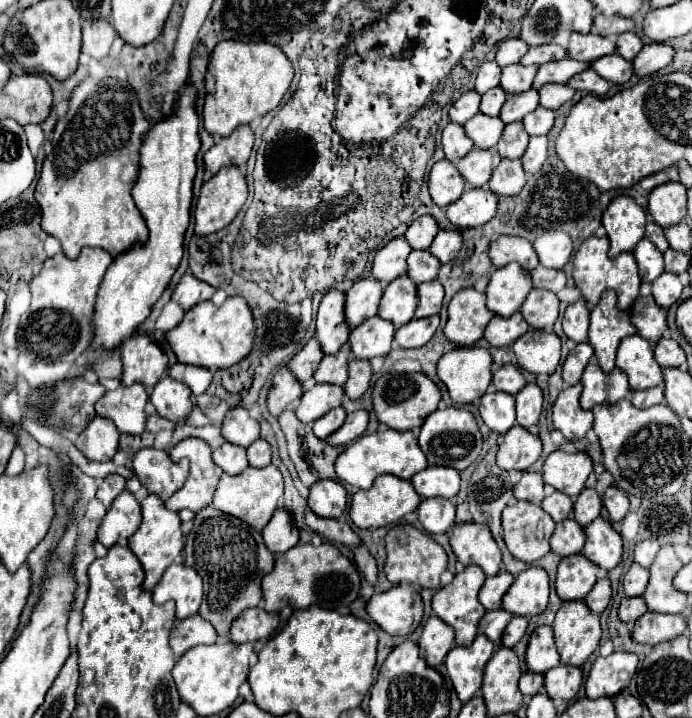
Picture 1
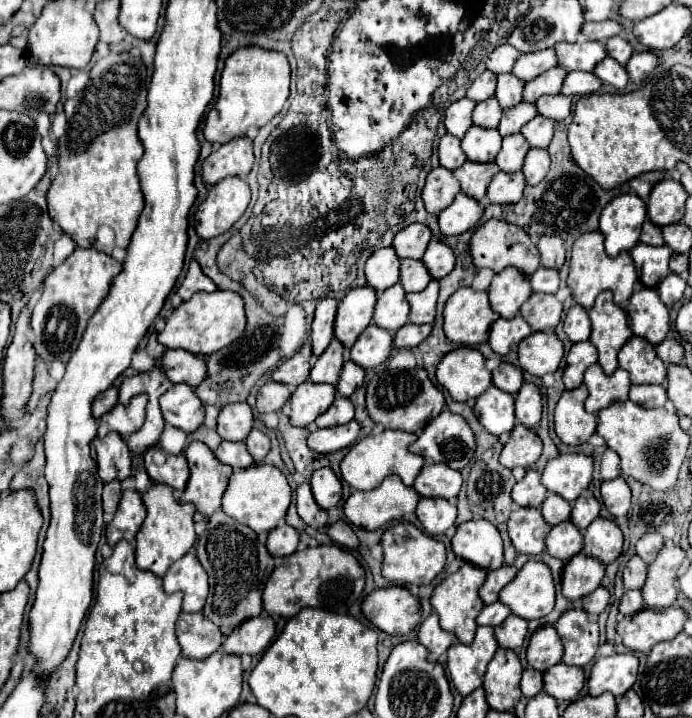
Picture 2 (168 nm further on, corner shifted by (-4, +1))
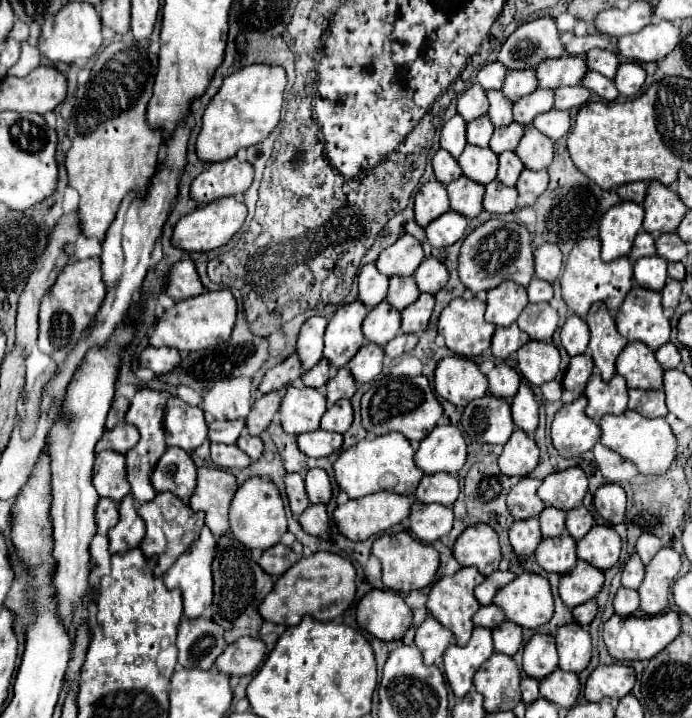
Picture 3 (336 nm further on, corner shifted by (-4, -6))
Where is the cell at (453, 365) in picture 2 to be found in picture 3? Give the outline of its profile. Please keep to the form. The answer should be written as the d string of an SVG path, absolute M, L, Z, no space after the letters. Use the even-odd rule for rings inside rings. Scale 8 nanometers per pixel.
M451 355L437 363L435 391L449 403L465 407L487 393L487 377L479 371L475 361Z

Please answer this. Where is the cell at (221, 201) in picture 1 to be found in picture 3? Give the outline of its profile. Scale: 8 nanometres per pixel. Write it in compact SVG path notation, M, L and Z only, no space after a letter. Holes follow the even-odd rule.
M237 197L217 199L217 203L209 203L205 207L199 207L193 213L179 219L179 223L173 229L171 245L177 249L183 249L183 251L189 251L189 253L213 251L213 249L225 245L241 229L245 217L247 217L247 207Z

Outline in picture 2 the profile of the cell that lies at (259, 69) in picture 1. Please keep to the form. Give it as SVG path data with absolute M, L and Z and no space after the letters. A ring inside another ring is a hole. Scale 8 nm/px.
M259 46L237 48L227 60L219 80L219 96L205 120L205 138L215 142L229 142L243 136L249 126L265 126L289 98L289 62L283 52L265 50Z

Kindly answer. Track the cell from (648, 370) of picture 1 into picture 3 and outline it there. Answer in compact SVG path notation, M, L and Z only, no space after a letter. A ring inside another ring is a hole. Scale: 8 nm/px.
M627 343L617 357L617 373L625 377L629 389L661 389L663 369L657 363L653 351L641 343Z

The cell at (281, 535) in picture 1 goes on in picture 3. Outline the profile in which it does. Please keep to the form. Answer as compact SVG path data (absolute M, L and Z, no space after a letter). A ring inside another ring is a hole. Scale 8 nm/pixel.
M281 543L277 547L269 547L269 551L265 551L261 555L259 565L267 575L279 577L291 567L291 549Z

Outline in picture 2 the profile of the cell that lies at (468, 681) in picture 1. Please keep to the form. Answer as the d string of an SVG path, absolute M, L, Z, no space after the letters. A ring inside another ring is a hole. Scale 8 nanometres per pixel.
M479 626L473 644L465 646L461 642L455 642L447 650L447 670L461 696L469 696L473 690L483 686L487 664L491 662L497 648L499 644L495 640L493 628Z

